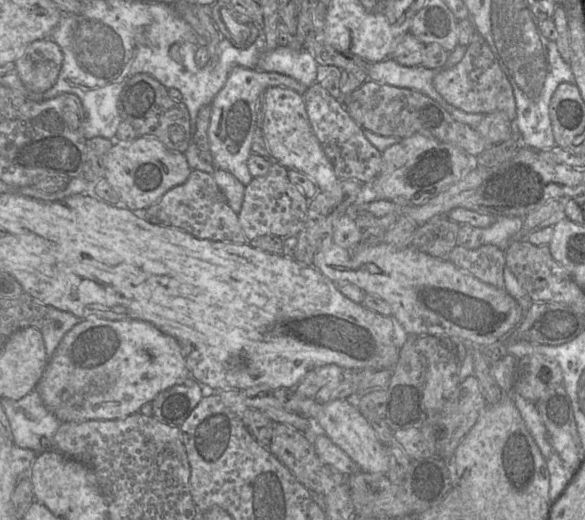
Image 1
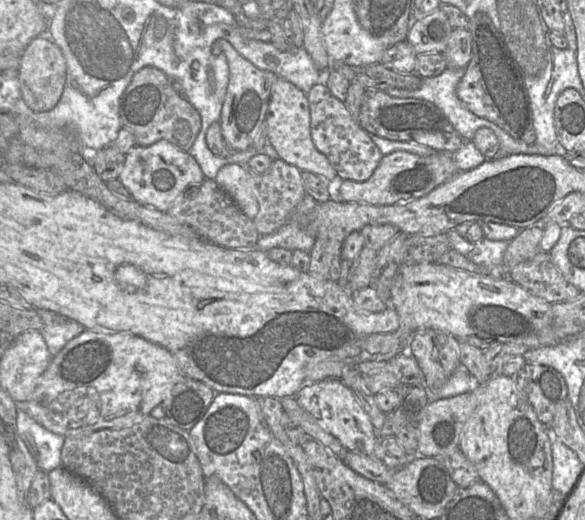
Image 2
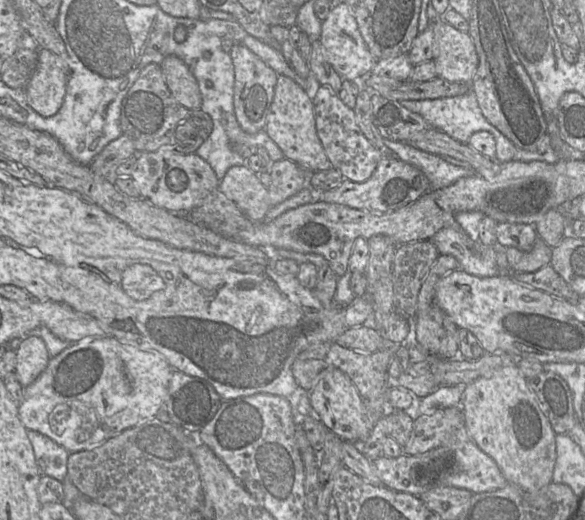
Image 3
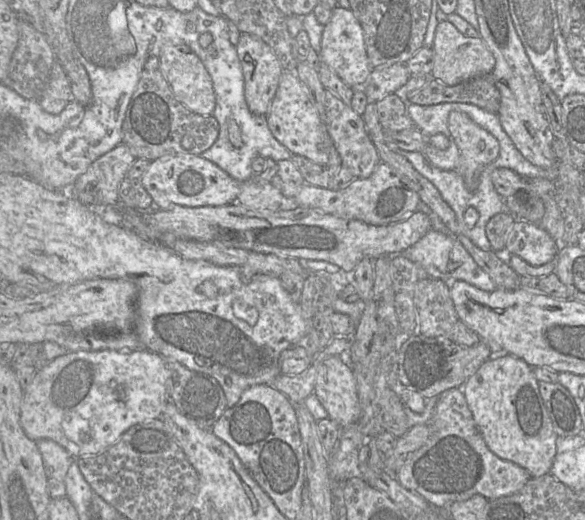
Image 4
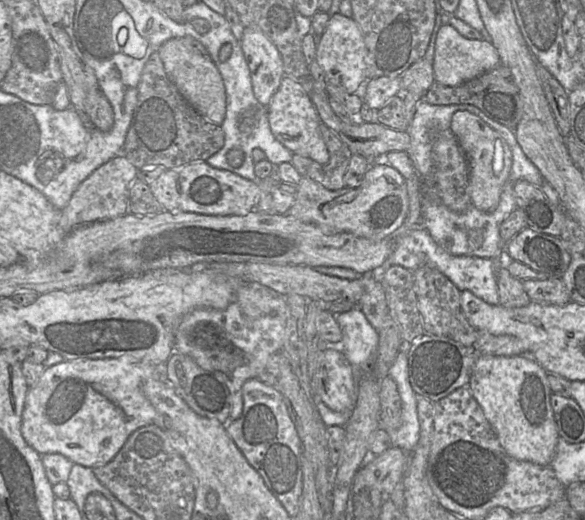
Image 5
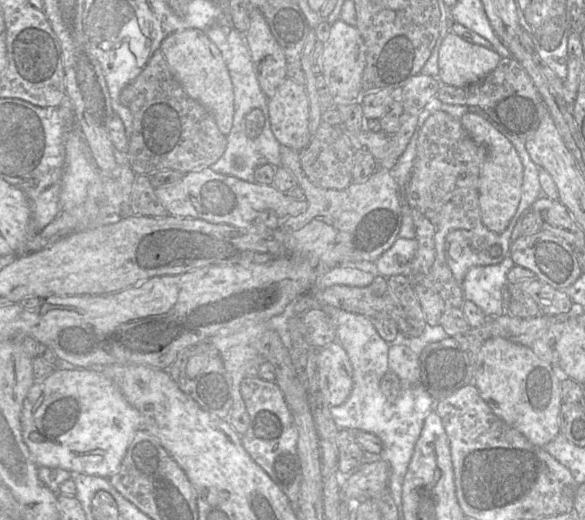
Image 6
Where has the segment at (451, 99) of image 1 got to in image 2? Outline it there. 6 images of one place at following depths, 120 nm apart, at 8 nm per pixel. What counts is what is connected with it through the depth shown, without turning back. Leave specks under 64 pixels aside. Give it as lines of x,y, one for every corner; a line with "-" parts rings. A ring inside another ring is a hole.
485,13
468,18
472,36
471,60
456,87
462,104
478,117
493,122
512,138
526,144
536,143
533,115
523,74
513,59
502,33

